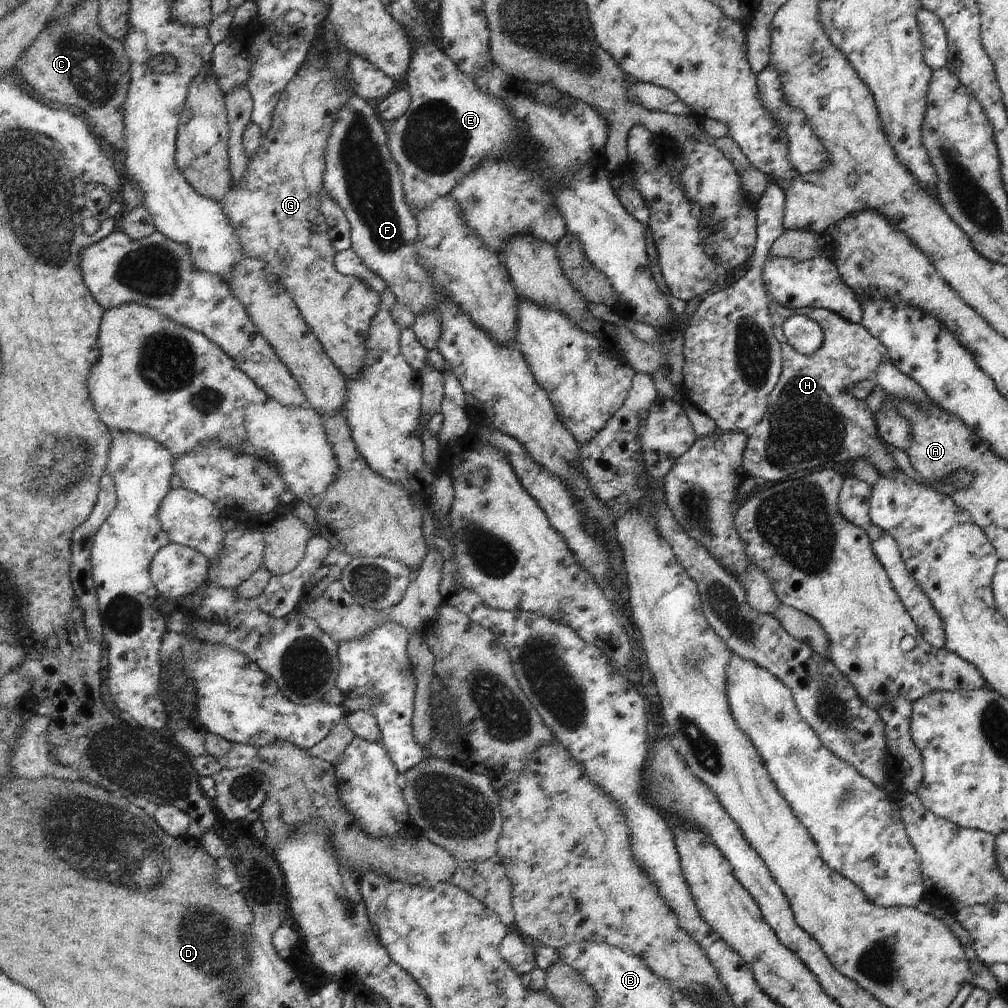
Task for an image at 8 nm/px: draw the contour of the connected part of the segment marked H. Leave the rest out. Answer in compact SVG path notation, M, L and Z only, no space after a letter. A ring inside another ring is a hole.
M770 298L767 307L770 318L774 322L776 340L781 346L783 365L778 384L768 396L767 414L758 425L752 426L747 431L748 441L744 454L744 470L747 470L750 477L760 477L763 481L778 483L798 470L810 470L816 466L824 466L826 462L853 462L854 464L858 458L866 458L876 470L880 470L882 474L892 472L893 477L890 478L894 478L894 474L898 470L894 451L892 452L888 446L886 450L878 442L877 428L868 404L850 394L850 388L856 382L876 380L876 372L878 372L880 364L889 360L888 350L861 323L854 323L852 320L842 318L832 309L823 309L822 307L789 309L776 304ZM796 314L804 314L804 316L812 318L823 330L823 343L814 354L804 356L804 354L796 352L784 336L782 324Z

